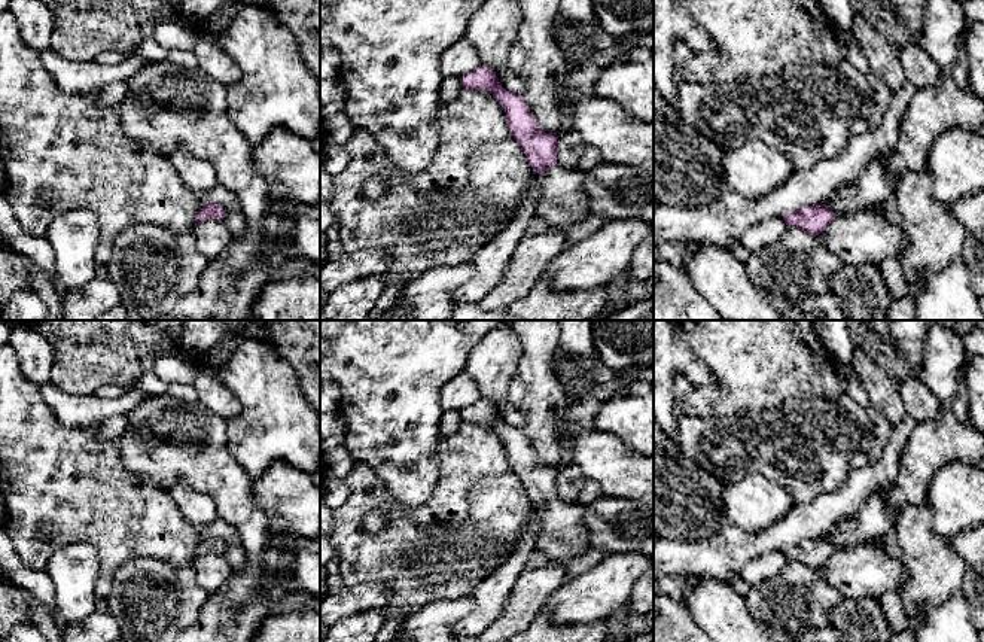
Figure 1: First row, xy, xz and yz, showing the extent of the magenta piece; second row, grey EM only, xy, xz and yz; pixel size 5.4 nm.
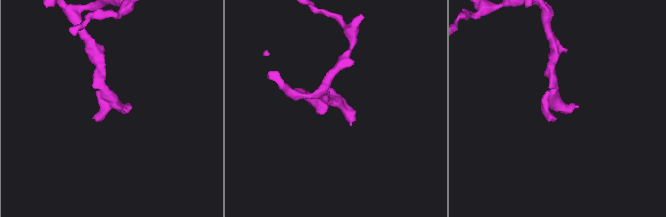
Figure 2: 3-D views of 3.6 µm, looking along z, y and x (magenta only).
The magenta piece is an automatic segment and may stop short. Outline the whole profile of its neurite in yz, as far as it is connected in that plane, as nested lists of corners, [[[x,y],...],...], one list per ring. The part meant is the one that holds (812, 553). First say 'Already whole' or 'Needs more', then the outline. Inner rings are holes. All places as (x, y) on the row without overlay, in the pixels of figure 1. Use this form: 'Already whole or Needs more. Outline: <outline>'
Already whole. Outline: [[[825,538],[802,539],[798,545],[787,547],[783,554],[787,560],[796,560],[807,569],[819,569],[837,551],[837,548]]]

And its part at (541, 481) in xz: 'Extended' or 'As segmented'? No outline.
Extended

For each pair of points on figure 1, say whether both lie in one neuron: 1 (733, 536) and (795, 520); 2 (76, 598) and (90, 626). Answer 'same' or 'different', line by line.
1: same
2: different

